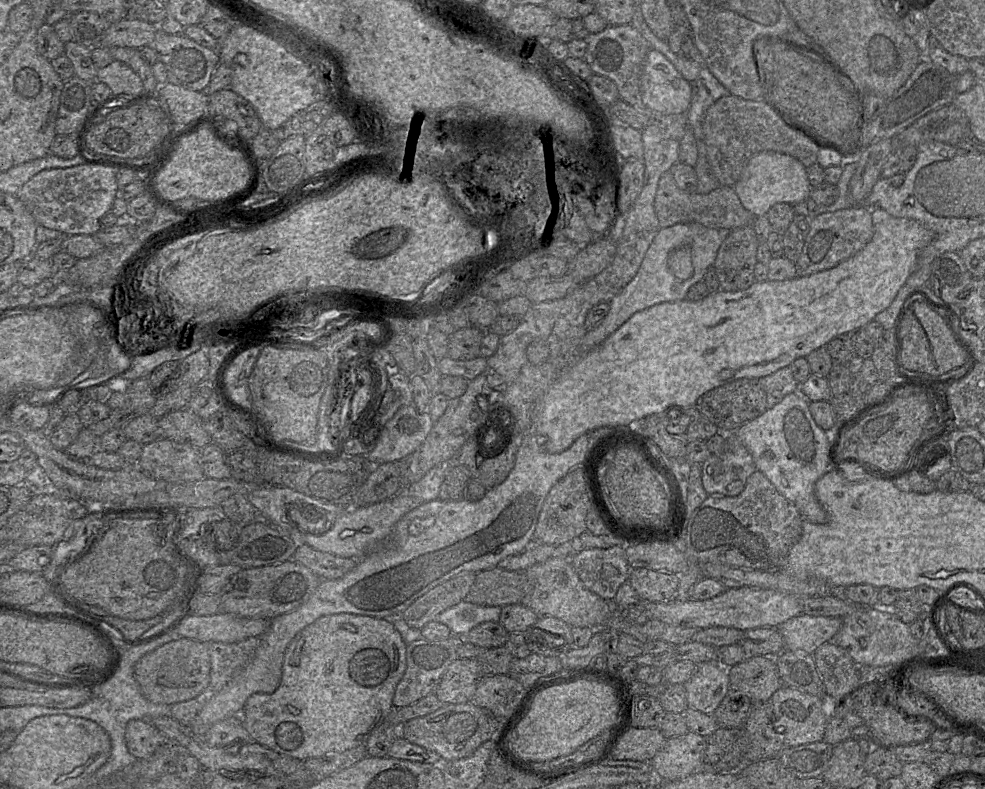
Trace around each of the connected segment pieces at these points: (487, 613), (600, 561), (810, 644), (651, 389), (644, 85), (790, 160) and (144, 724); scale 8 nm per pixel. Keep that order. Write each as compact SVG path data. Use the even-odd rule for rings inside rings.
M466 600L440 613L435 621L445 624L454 637L465 637L470 630L484 622L499 622L502 607L481 606Z
M626 547L582 549L571 557L571 564L591 592L607 601L613 601L619 587L628 581L631 571Z
M802 613L780 624L777 630L783 637L785 649L812 655L818 647L829 642L841 626L841 618Z
M872 208L874 233L870 242L858 253L837 266L807 276L796 276L782 281L756 281L750 287L739 291L716 291L698 301L688 299L662 302L633 314L623 325L613 332L599 346L582 358L576 358L562 374L550 385L537 404L534 415L534 432L541 438L541 445L548 453L560 453L571 446L581 435L600 427L627 429L628 425L655 413L663 412L670 406L695 407L699 397L727 382L739 378L761 378L789 366L794 360L806 357L813 350L826 346L835 337L852 330L859 330L874 320L875 316L889 307L900 288L913 272L920 252L934 239L934 234L918 221L890 215L882 208Z
M651 49L644 60L640 93L650 114L685 113L692 100L691 83L655 49Z
M761 151L749 159L733 187L745 209L754 217L763 216L774 204L794 205L809 197L812 187L806 168L798 159L788 154Z
M129 720L125 728L125 740L129 752L136 759L146 759L162 745L166 738L149 720Z

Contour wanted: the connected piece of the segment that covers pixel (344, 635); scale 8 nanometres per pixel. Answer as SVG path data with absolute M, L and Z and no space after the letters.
M349 613L323 616L306 626L289 643L284 653L282 676L278 688L272 693L255 693L246 700L241 714L243 726L249 733L252 741L281 755L301 761L341 753L360 744L365 744L371 732L386 721L392 708L396 686L401 681L406 670L406 647L407 644L404 642L399 631L387 619Z

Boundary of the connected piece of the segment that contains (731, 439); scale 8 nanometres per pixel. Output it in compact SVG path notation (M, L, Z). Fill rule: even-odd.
M729 433L725 439L725 450L721 454L711 454L701 464L702 484L708 495L738 496L744 490L748 477L756 470L754 460L748 449L736 433Z

